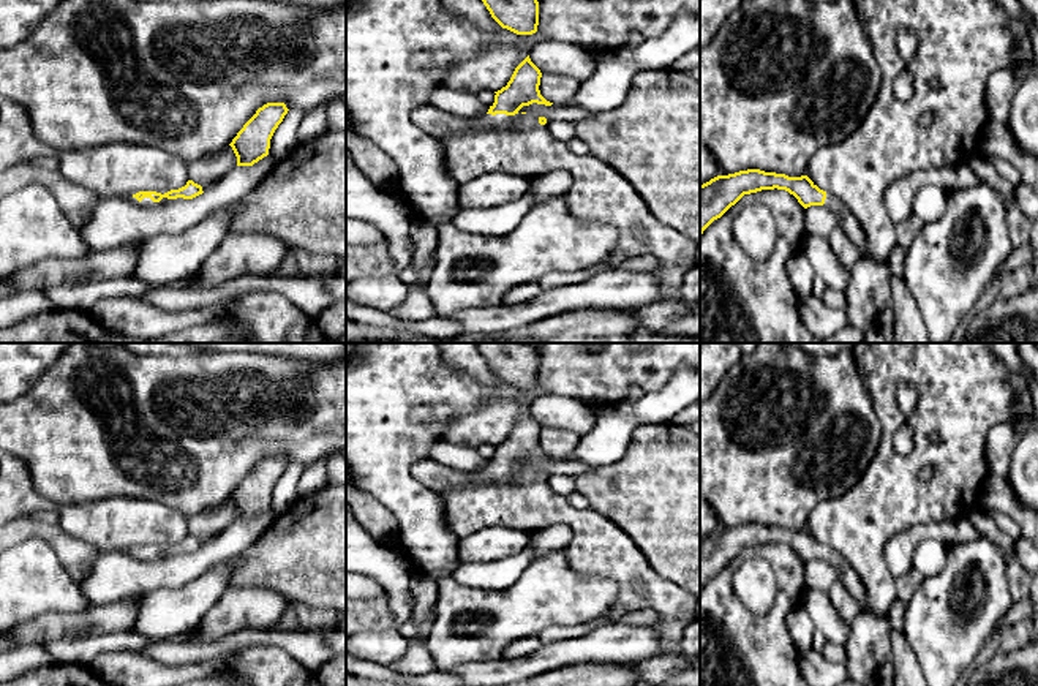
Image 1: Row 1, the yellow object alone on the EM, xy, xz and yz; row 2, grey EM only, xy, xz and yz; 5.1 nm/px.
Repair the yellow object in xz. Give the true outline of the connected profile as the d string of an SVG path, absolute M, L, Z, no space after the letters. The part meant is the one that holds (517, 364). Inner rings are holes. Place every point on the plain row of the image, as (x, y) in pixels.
M479 343L491 371L517 389L532 389L539 379L539 356L526 343Z

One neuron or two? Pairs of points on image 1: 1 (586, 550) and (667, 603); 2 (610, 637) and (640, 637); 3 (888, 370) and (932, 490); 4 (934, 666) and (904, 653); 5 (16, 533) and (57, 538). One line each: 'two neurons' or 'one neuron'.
1: one neuron
2: one neuron
3: one neuron
4: two neurons
5: one neuron

